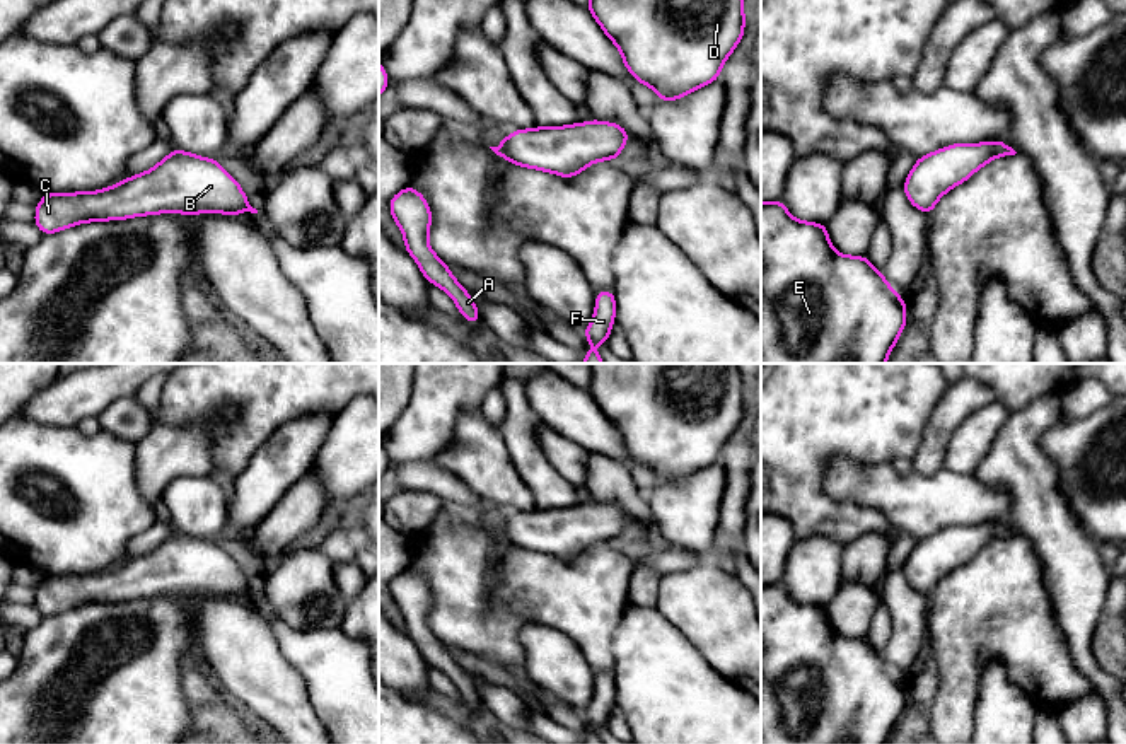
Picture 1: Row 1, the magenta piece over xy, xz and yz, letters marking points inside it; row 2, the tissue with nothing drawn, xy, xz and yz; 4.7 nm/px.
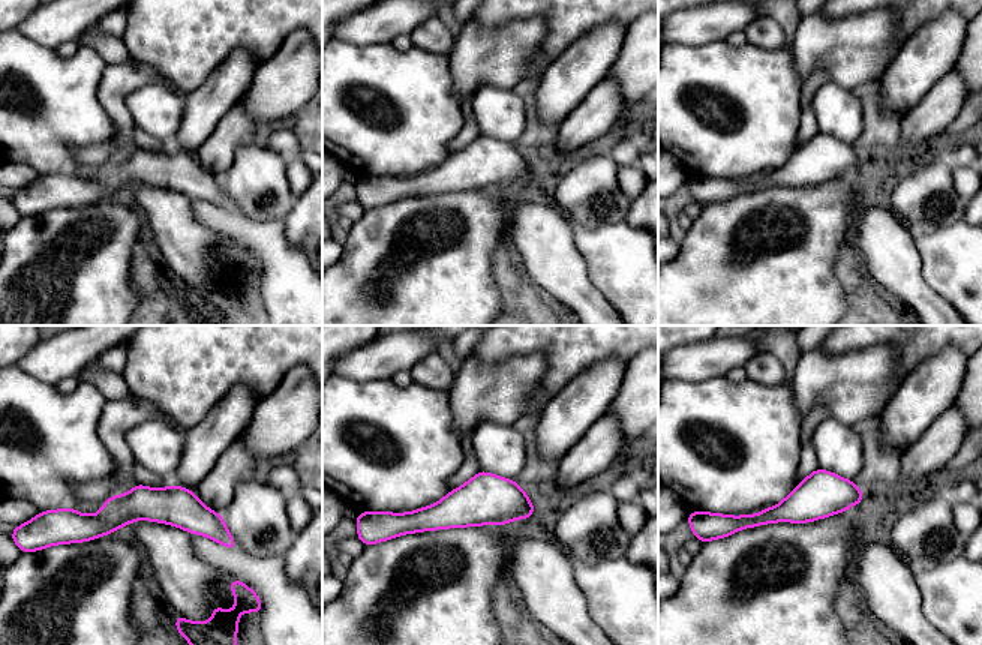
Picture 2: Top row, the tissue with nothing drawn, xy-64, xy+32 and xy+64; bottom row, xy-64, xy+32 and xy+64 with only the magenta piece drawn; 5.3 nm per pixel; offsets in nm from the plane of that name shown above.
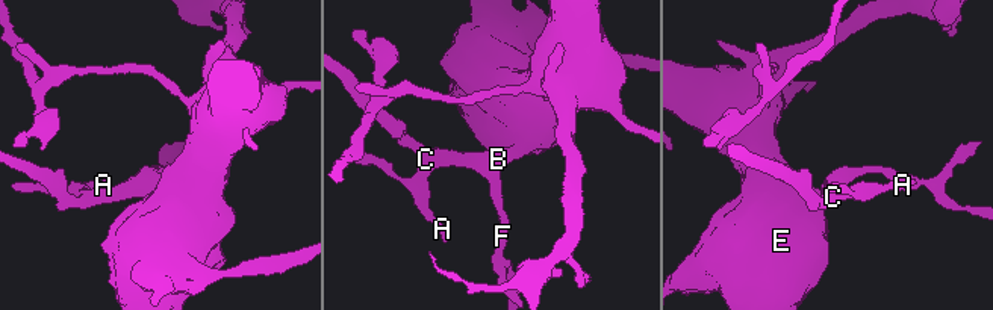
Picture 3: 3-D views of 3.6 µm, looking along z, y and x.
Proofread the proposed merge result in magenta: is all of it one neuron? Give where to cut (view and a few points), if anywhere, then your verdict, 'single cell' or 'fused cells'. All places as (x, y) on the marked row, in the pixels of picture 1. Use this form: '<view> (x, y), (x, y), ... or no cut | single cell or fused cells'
no cut | single cell

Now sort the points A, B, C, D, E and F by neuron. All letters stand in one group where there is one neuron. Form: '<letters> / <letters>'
A B C D E F

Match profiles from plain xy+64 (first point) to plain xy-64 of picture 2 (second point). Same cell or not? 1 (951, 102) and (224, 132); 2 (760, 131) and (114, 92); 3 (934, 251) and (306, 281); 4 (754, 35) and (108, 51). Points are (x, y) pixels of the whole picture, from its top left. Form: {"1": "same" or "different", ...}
{"1": "same", "2": "different", "3": "same", "4": "same"}

